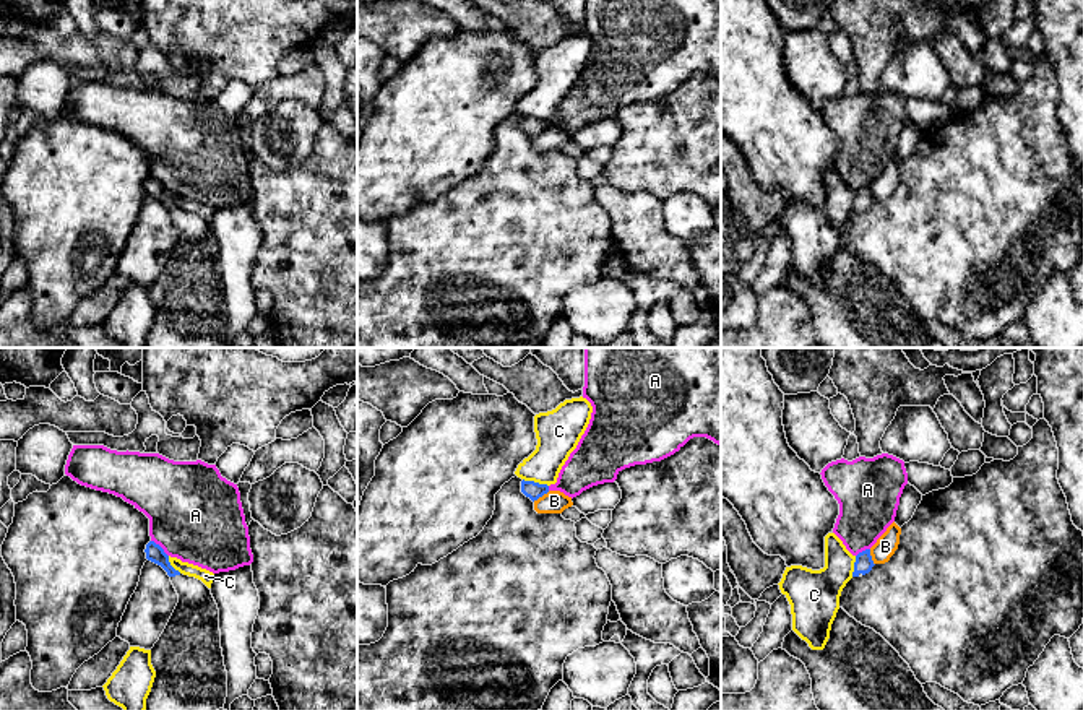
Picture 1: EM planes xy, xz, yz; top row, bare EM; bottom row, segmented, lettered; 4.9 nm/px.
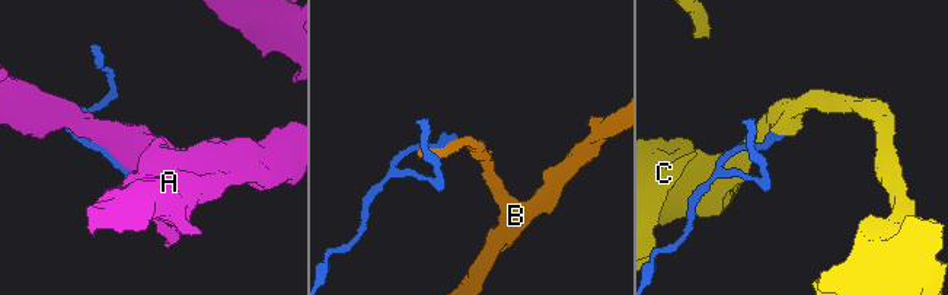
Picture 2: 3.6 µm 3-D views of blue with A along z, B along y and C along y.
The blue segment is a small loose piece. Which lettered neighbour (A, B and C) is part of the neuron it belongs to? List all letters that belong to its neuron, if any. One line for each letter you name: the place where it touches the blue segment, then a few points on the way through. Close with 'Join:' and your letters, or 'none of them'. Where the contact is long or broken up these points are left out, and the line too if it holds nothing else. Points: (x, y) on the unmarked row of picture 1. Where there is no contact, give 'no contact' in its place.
Join: none of them

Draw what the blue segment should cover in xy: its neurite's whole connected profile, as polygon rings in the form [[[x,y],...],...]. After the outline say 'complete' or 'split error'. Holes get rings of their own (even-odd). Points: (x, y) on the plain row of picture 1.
[[[149,177],[146,195],[161,201],[179,239],[151,284],[156,314],[146,348],[218,348],[227,333],[227,307],[221,284],[219,245],[211,226],[175,206],[164,185]]]; split error

